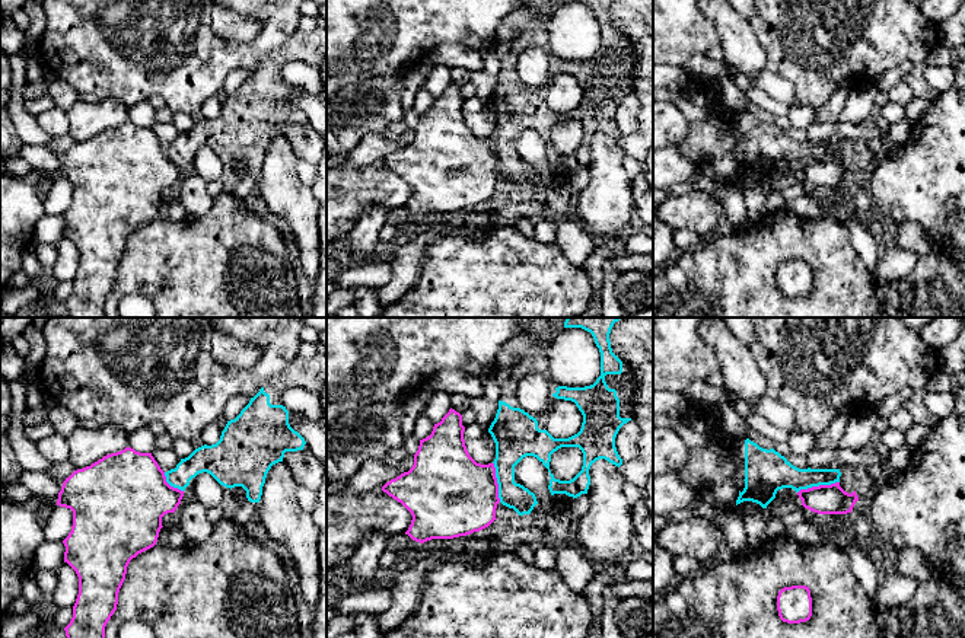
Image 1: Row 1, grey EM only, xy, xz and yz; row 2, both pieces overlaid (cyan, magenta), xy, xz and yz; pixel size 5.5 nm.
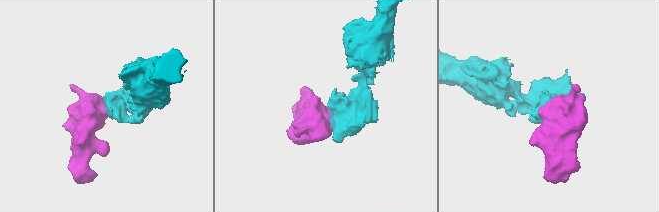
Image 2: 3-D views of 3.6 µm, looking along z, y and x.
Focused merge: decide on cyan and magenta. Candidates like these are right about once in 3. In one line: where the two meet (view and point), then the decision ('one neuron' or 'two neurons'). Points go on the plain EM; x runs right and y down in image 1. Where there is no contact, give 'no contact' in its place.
meets cyan in yz at (818, 159); two neurons

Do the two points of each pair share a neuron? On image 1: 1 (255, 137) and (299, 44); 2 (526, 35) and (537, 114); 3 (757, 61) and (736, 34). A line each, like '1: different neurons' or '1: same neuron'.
1: same neuron
2: same neuron
3: same neuron

